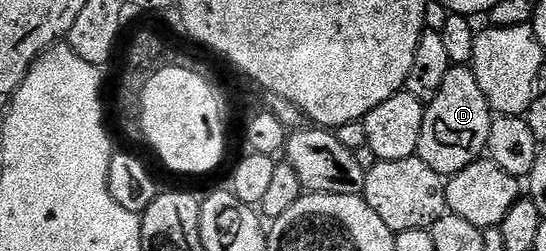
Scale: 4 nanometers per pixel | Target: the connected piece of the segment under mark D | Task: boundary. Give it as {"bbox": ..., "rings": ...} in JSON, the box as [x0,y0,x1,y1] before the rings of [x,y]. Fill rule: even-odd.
{"bbox":[416,66,493,177],"rings":[[[449,66],[442,89],[425,106],[416,155],[441,177],[457,175],[485,154],[493,118],[492,106],[478,89],[471,66]]]}

